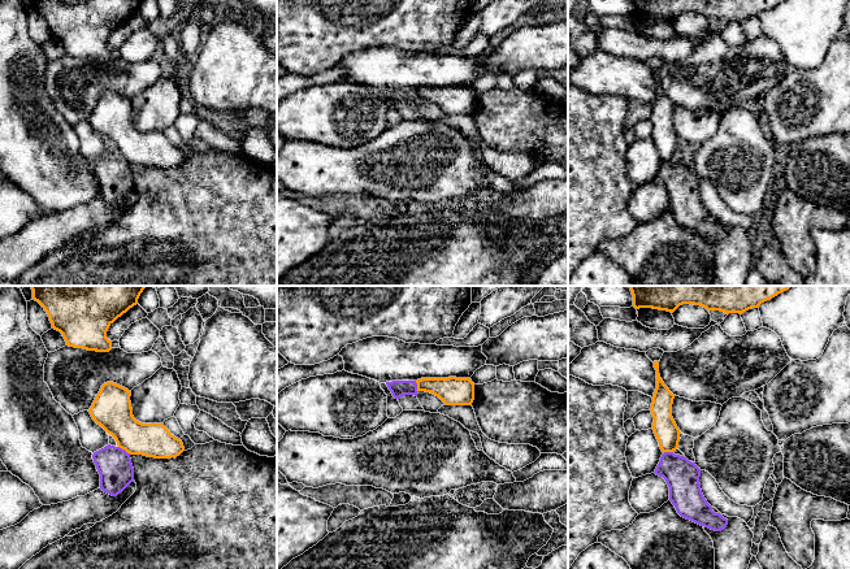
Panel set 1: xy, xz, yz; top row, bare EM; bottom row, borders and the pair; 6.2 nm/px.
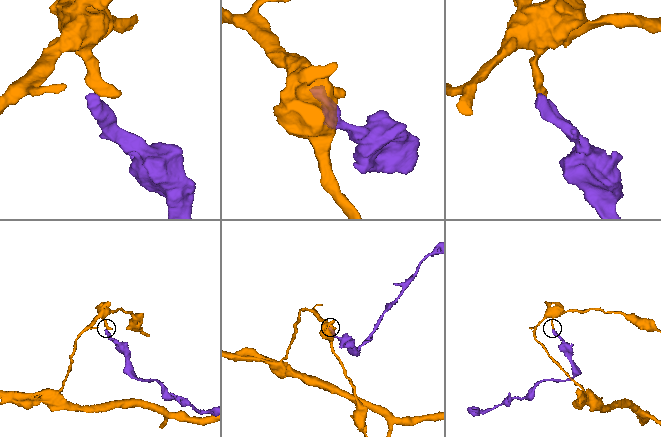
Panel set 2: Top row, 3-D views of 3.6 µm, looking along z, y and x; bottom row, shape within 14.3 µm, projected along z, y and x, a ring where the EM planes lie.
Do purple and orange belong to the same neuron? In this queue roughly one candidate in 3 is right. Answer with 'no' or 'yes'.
no

